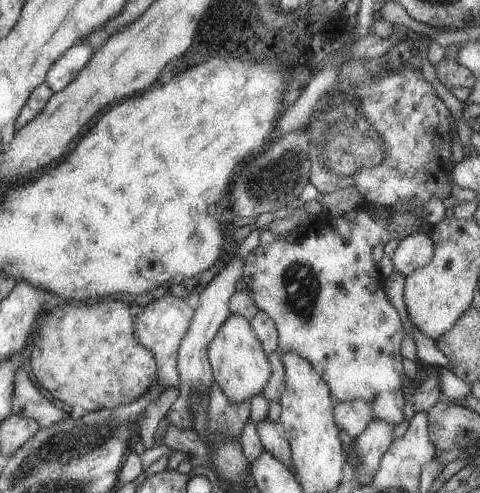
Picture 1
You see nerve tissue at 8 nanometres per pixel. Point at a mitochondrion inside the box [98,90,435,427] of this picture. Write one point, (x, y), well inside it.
(347, 139)

